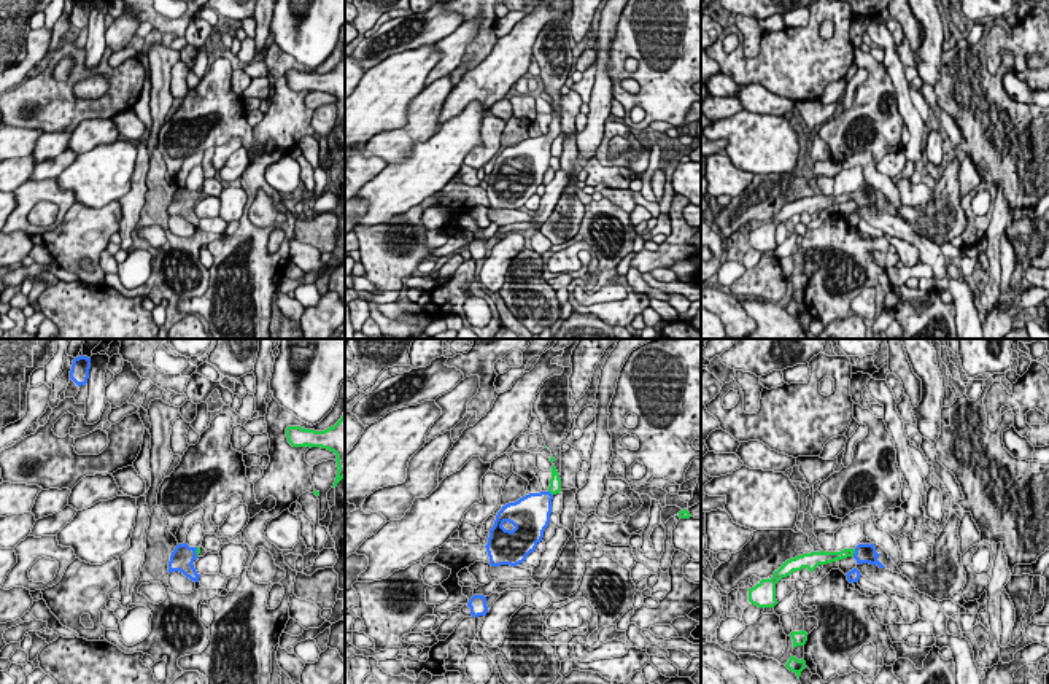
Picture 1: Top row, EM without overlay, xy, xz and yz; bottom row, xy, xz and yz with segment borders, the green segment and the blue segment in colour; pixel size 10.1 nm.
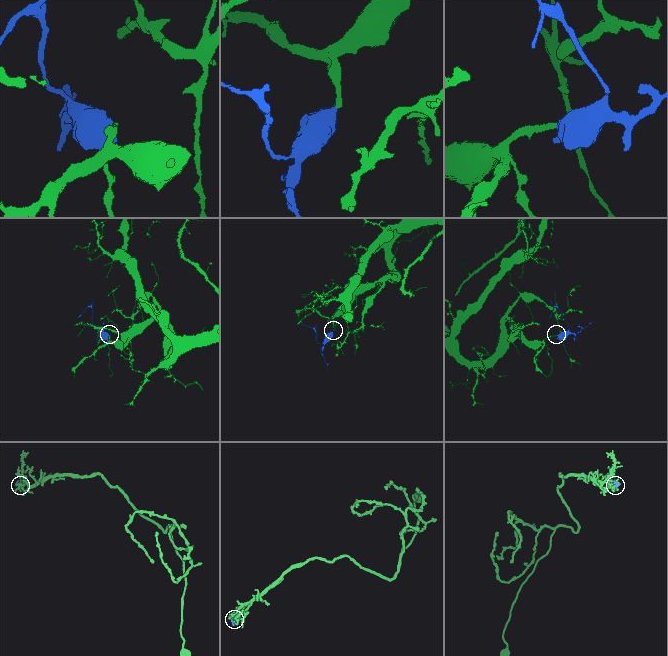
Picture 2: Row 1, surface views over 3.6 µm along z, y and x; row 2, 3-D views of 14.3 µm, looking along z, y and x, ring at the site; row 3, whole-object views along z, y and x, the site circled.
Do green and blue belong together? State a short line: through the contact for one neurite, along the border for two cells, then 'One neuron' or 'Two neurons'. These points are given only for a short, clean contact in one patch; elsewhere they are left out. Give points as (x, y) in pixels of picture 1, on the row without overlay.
Line: yz (830, 201), (854, 196), (863, 196). One neuron

